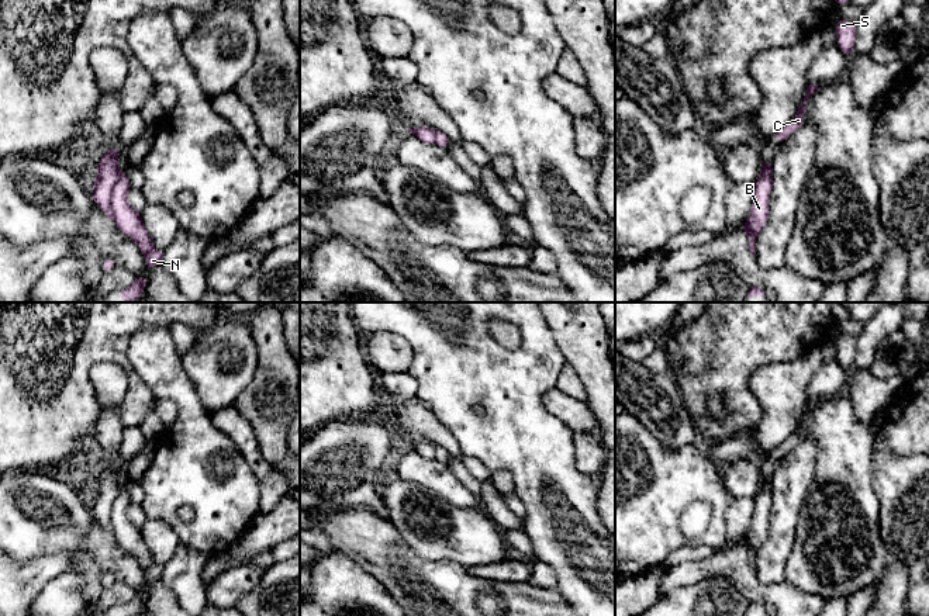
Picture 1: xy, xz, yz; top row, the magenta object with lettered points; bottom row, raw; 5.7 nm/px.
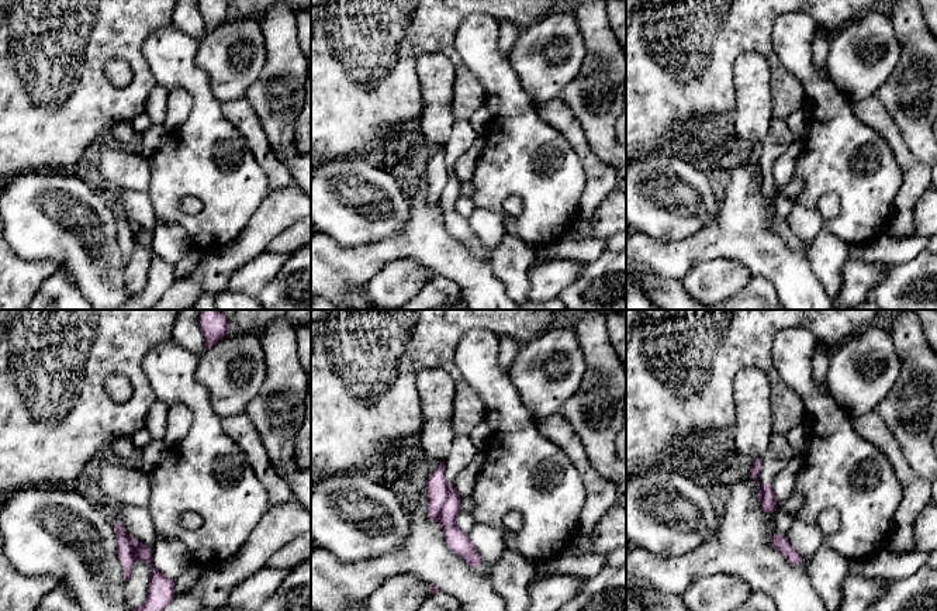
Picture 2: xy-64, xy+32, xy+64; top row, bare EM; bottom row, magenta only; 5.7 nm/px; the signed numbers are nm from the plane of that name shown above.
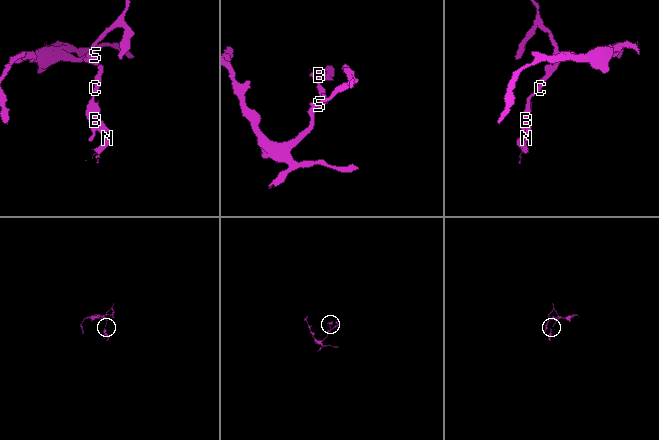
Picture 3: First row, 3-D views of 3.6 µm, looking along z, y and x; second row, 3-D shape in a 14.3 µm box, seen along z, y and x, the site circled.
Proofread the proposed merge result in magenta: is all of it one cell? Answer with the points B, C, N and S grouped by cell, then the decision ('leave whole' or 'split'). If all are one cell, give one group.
B N / C S; split

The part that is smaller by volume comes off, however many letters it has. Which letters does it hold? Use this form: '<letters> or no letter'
B, N

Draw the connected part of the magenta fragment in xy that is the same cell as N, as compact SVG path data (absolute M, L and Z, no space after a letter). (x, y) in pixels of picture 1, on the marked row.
M120 174L111 191L111 211L117 224L117 228L122 235L135 242L145 257L148 269L155 269L162 264L163 252L152 245L152 239L142 222L141 212L131 208L127 195L131 188L131 183L127 174Z

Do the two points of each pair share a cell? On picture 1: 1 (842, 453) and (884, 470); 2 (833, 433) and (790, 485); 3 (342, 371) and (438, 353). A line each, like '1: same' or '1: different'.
1: different
2: different
3: different

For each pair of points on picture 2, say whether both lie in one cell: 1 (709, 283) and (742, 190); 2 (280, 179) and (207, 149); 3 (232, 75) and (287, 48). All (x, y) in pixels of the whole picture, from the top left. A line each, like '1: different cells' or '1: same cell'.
1: different cells
2: different cells
3: different cells

